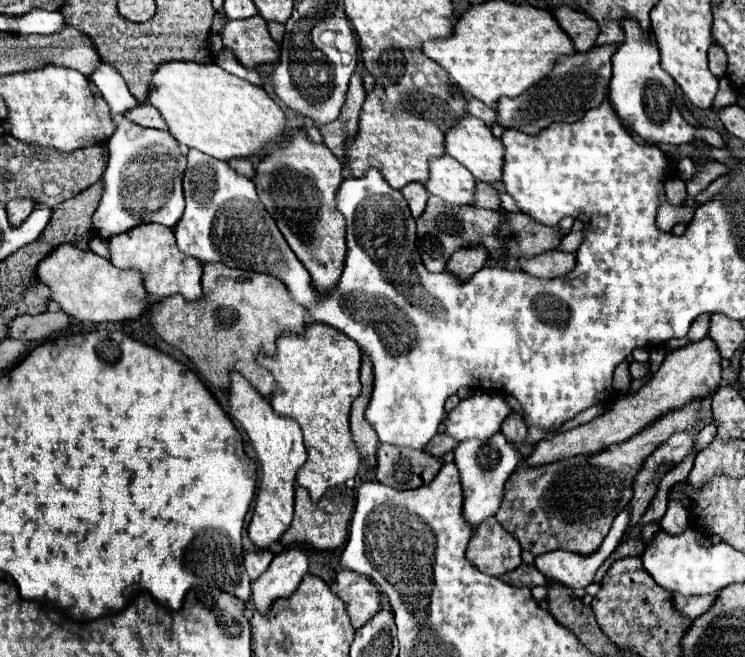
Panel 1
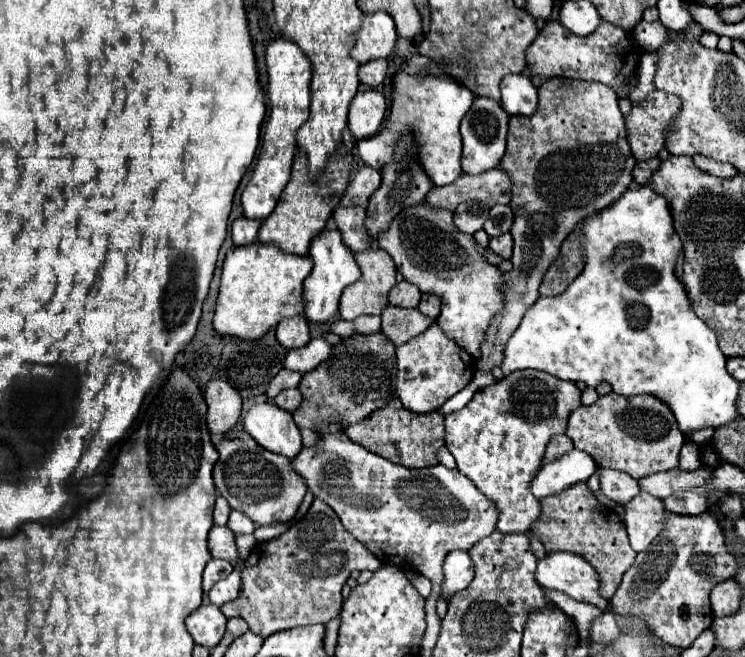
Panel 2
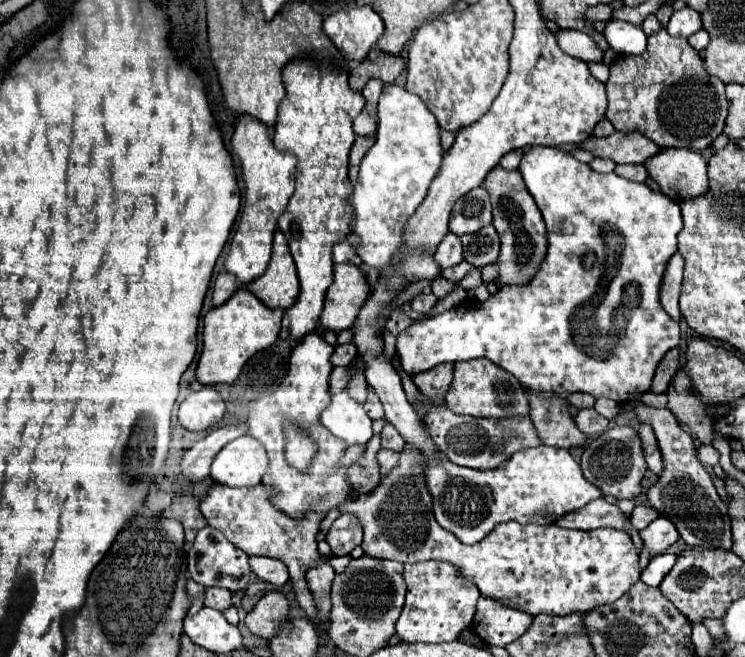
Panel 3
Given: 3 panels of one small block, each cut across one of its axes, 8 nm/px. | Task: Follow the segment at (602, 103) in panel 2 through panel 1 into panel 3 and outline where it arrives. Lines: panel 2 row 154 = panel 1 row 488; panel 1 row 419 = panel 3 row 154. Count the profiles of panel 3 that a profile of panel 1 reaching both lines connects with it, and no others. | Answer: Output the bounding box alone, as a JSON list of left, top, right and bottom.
[644,148,708,204]

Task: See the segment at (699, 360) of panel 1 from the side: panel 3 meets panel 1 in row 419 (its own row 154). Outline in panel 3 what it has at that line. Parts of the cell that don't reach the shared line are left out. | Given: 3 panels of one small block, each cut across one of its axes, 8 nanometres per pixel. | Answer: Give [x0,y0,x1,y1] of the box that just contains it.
[580,132,660,164]

